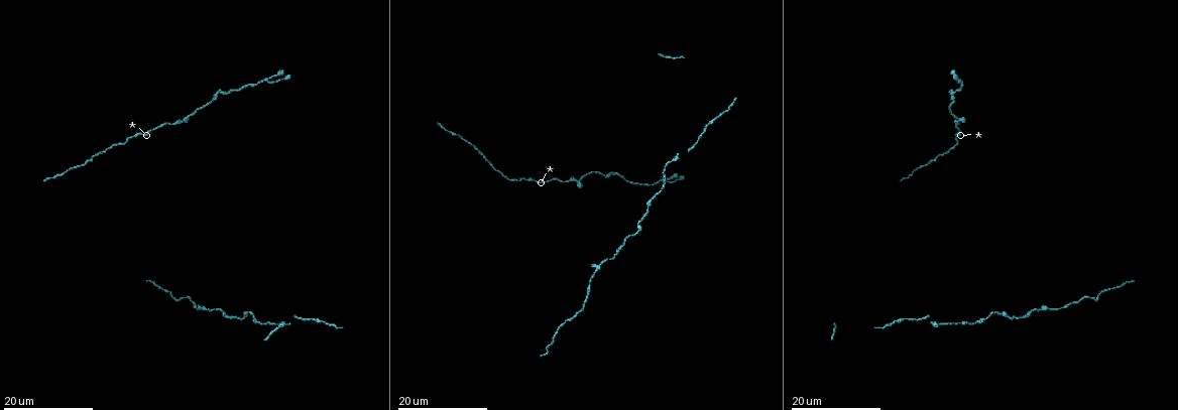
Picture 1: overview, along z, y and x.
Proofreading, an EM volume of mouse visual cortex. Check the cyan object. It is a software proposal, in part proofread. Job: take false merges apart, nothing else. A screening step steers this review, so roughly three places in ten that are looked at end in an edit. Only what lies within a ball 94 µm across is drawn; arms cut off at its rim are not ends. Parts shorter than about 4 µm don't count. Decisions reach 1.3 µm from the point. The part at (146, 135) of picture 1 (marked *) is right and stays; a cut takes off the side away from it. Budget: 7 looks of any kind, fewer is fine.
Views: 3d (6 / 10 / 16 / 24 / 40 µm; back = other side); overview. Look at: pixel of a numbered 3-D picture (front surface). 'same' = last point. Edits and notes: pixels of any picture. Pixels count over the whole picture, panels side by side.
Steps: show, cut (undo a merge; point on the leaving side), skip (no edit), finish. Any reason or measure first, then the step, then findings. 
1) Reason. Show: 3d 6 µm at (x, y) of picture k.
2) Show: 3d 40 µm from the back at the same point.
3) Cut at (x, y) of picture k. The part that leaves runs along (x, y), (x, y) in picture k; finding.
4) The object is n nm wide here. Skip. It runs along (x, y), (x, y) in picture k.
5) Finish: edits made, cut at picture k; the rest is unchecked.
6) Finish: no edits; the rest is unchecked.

Show: 3d 16 µm at (579, 183) of picture 1.

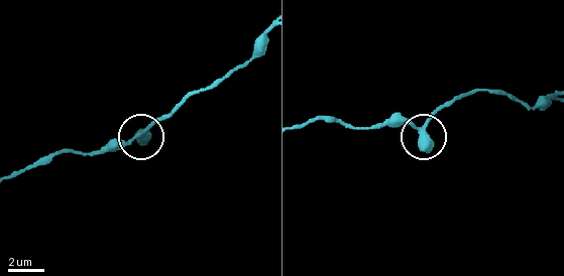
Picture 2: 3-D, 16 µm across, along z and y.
Show: 3d 10 µm at (422, 130) of picture 2.

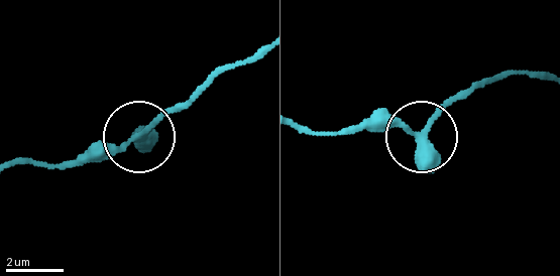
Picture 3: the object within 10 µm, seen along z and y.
3 arms meet here. Skip. It runs along (14, 165), (36, 160), (66, 167), (123, 150), (186, 98) in picture 3; continuous, no second neuron.

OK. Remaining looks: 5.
Thick turns thin. Show: 3d 24 µm at (637, 224) of picture 1.

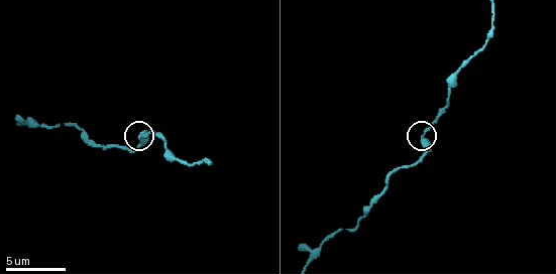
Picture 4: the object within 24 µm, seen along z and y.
Show: 3d 10 µm at (422, 140) of picture 4.

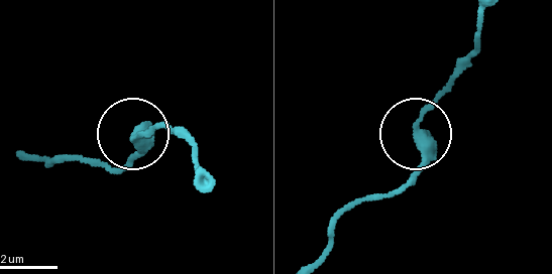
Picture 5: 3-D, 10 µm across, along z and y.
The object is 360 nm wide here. Skip. Continuous, no second neuron.

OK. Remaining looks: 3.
Three arms meet. Show: 3d 10 µm at (311, 255) of picture 4.

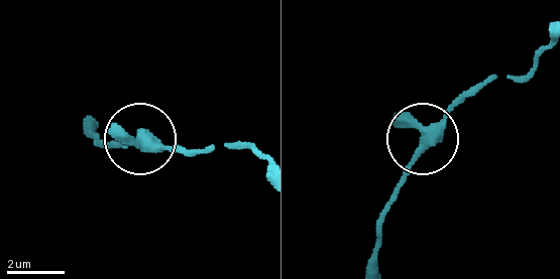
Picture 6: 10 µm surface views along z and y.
The side arm is 29 µm long. Skip. One neuron here.

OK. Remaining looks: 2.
Finish: no edits; the rest is unchecked.

